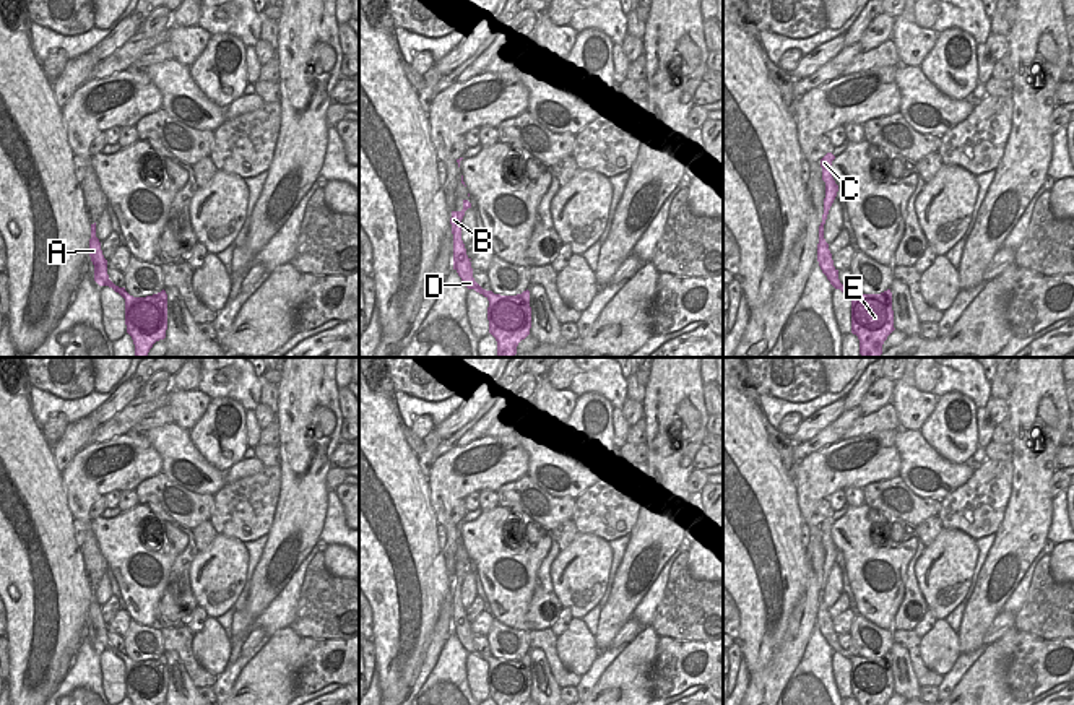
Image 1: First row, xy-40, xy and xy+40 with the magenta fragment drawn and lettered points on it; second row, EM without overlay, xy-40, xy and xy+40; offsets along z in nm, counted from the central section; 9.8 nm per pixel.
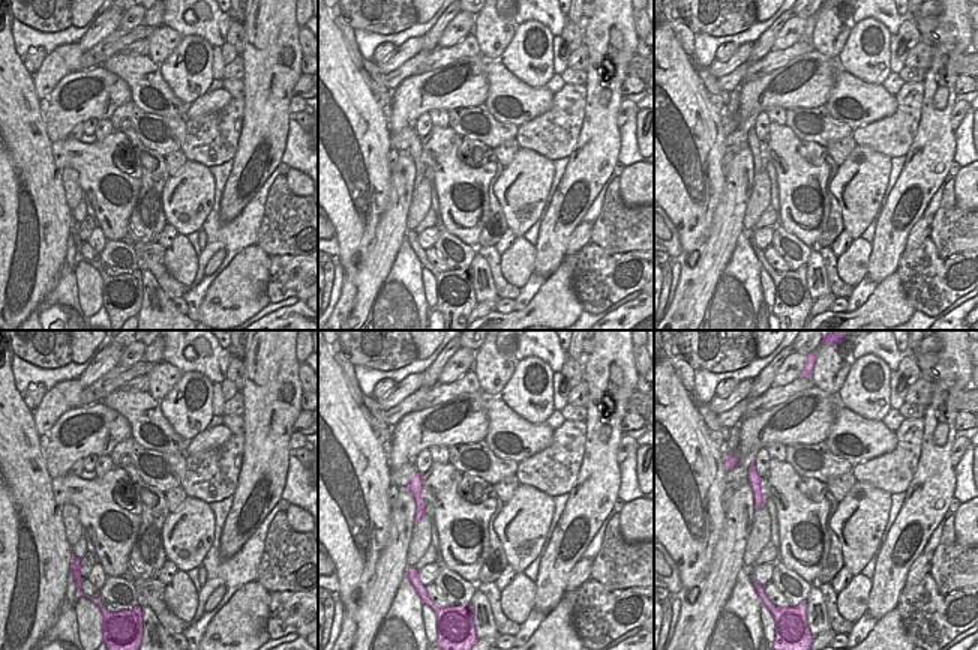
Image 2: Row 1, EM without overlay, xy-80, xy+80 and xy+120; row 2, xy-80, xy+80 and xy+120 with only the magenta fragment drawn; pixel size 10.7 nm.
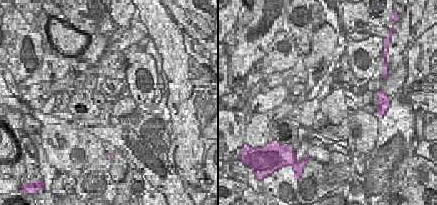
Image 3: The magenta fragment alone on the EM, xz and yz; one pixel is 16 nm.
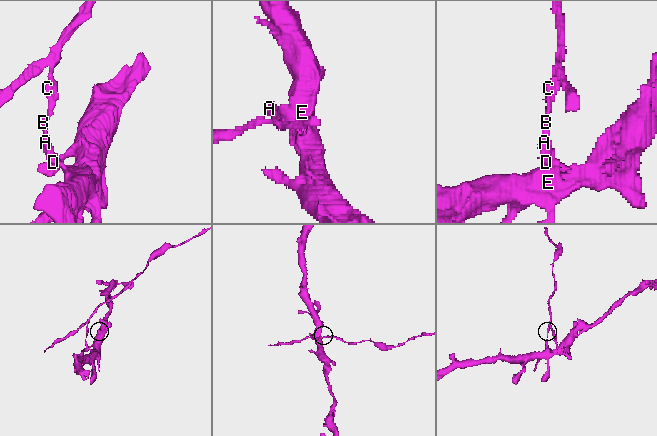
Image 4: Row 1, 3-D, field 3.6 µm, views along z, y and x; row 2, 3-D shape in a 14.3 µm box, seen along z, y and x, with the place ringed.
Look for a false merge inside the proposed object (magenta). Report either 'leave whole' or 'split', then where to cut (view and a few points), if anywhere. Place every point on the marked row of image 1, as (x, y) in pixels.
split; cut xy+40 (824, 210), (826, 215)

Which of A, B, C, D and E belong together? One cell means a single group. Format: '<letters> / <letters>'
A B D E / C

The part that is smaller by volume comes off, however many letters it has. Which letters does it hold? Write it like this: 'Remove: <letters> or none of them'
Remove: C.

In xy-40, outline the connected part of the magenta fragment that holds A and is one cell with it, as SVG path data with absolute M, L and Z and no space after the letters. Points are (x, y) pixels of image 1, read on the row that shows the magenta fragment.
M96 223L91 224L89 257L94 265L94 281L109 286L125 299L127 333L135 344L135 357L148 357L149 349L166 338L167 330L167 294L162 289L146 297L133 297L125 288L115 286L107 275L107 260L102 255L101 242L96 237Z

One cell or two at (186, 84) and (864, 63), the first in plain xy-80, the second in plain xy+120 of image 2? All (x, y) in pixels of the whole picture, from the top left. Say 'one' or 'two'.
one

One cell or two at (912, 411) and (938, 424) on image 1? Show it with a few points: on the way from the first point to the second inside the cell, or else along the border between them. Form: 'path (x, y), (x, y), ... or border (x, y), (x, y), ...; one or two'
border (938, 398), (931, 415), (918, 429); two

